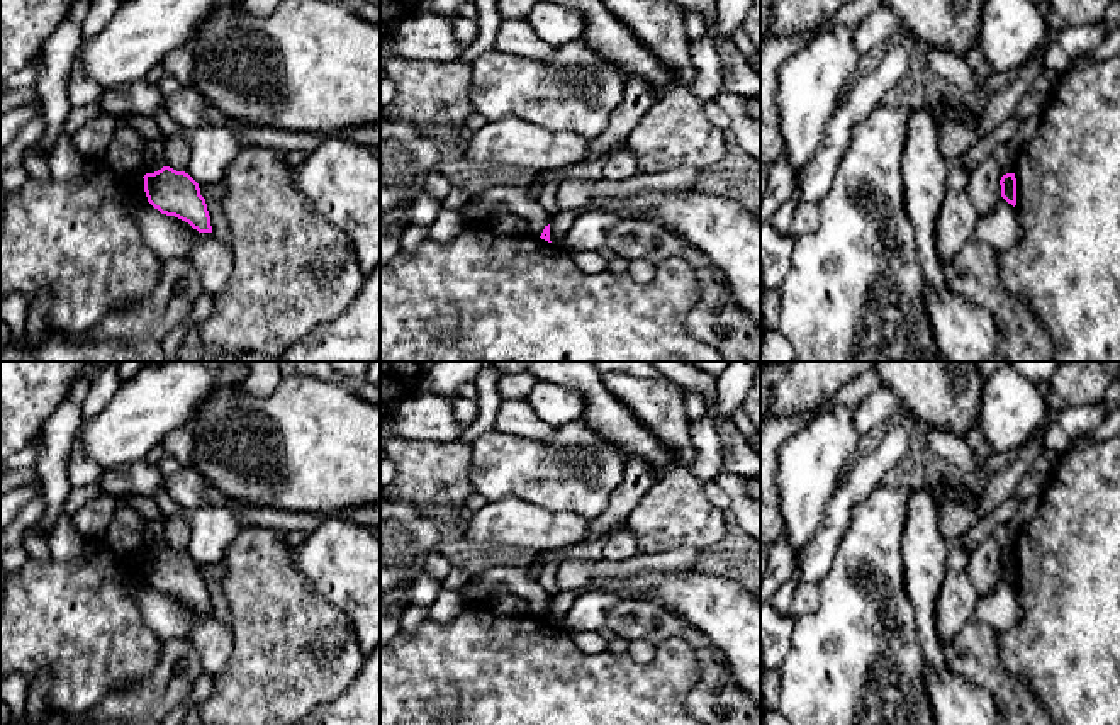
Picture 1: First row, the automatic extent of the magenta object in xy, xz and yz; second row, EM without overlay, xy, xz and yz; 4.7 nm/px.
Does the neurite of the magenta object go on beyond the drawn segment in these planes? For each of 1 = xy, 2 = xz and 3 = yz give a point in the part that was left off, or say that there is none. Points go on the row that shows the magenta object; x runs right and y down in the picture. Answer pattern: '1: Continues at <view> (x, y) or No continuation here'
1: No continuation here
2: No continuation here
3: No continuation here

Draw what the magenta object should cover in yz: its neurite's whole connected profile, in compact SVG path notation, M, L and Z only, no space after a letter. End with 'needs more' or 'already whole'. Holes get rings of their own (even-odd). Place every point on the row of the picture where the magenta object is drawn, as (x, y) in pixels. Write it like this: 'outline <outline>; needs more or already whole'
outline M1015 173L1003 175L1000 180L1000 185L1001 185L1001 197L1015 207L1016 205L1016 178L1015 178Z; already whole

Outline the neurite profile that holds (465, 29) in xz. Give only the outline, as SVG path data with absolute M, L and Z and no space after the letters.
M456 17L453 20L453 32L462 46L470 46L479 36L479 24L475 19Z

